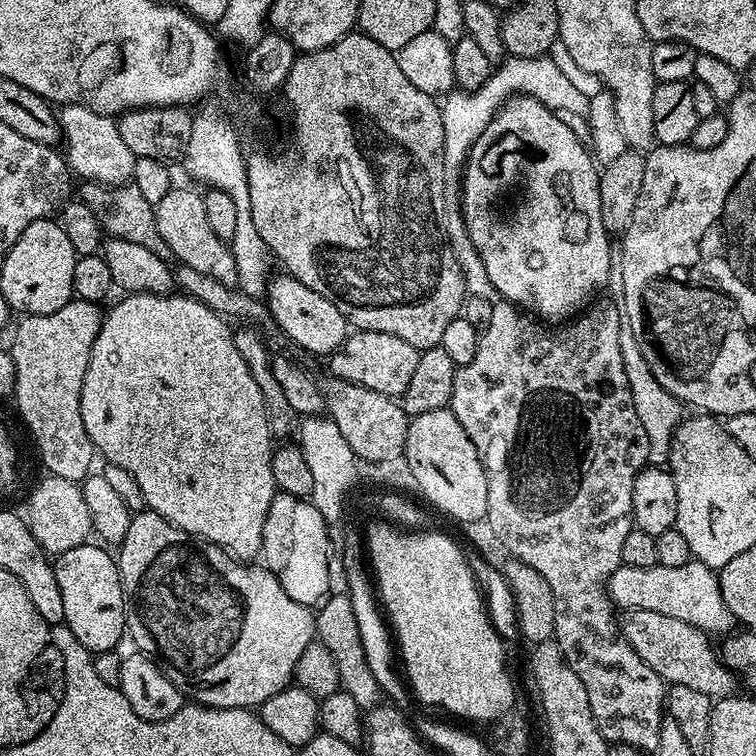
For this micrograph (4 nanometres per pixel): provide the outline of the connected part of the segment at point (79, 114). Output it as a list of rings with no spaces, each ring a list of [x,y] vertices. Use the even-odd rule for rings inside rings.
[[[69,104],[59,109],[58,119],[63,143],[68,143],[66,163],[81,181],[109,186],[123,186],[131,181],[137,156],[122,142],[122,134],[118,134],[116,120],[111,115]]]

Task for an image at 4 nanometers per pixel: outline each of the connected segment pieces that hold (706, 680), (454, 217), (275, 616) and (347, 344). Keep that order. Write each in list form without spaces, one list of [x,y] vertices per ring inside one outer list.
[[[628,610],[619,621],[621,632],[634,646],[638,658],[657,672],[669,685],[691,686],[702,690],[702,694],[713,698],[733,695],[738,688],[738,680],[731,668],[724,663],[721,653],[712,649],[709,633],[701,628],[690,626],[690,622],[681,622],[678,618],[669,618],[667,614],[654,614],[654,610]]]
[[[547,55],[524,58],[508,56],[493,71],[492,77],[477,90],[467,94],[448,94],[443,97],[440,113],[442,114],[442,130],[444,131],[444,214],[442,227],[448,245],[456,253],[464,274],[464,286],[469,297],[477,296],[480,300],[492,302],[497,299],[494,282],[490,282],[490,274],[486,274],[486,266],[482,266],[482,258],[472,247],[472,239],[464,225],[462,215],[462,184],[460,171],[465,171],[468,153],[472,151],[474,142],[490,126],[497,112],[517,96],[532,96],[533,99],[551,108],[557,114],[588,115],[589,93],[584,93],[554,61]]]
[[[145,510],[135,513],[126,530],[126,538],[118,546],[118,563],[120,566],[120,585],[124,591],[124,602],[126,605],[126,632],[139,651],[155,658],[160,669],[166,674],[174,686],[184,693],[189,701],[204,704],[208,708],[247,708],[255,709],[266,702],[266,698],[274,698],[284,688],[293,683],[298,666],[298,658],[302,658],[302,650],[314,643],[316,634],[316,617],[313,609],[299,604],[290,598],[279,584],[275,574],[268,571],[264,566],[251,568],[248,562],[241,562],[233,558],[224,549],[216,544],[200,543],[181,528],[175,528],[166,518],[162,518],[156,512]]]
[[[356,330],[331,357],[331,373],[342,380],[377,391],[378,394],[399,398],[404,395],[406,386],[410,386],[410,378],[414,375],[414,366],[418,366],[420,353],[421,349],[410,346],[410,342],[394,334]]]

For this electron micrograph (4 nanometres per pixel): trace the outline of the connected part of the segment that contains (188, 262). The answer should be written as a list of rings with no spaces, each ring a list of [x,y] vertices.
[[[174,186],[162,198],[162,202],[154,205],[156,209],[156,221],[158,222],[158,234],[170,246],[172,256],[180,264],[193,267],[201,274],[210,275],[229,286],[236,284],[236,267],[232,257],[232,249],[218,234],[214,234],[210,222],[206,219],[206,206],[204,197],[198,191],[191,192],[188,188]]]

